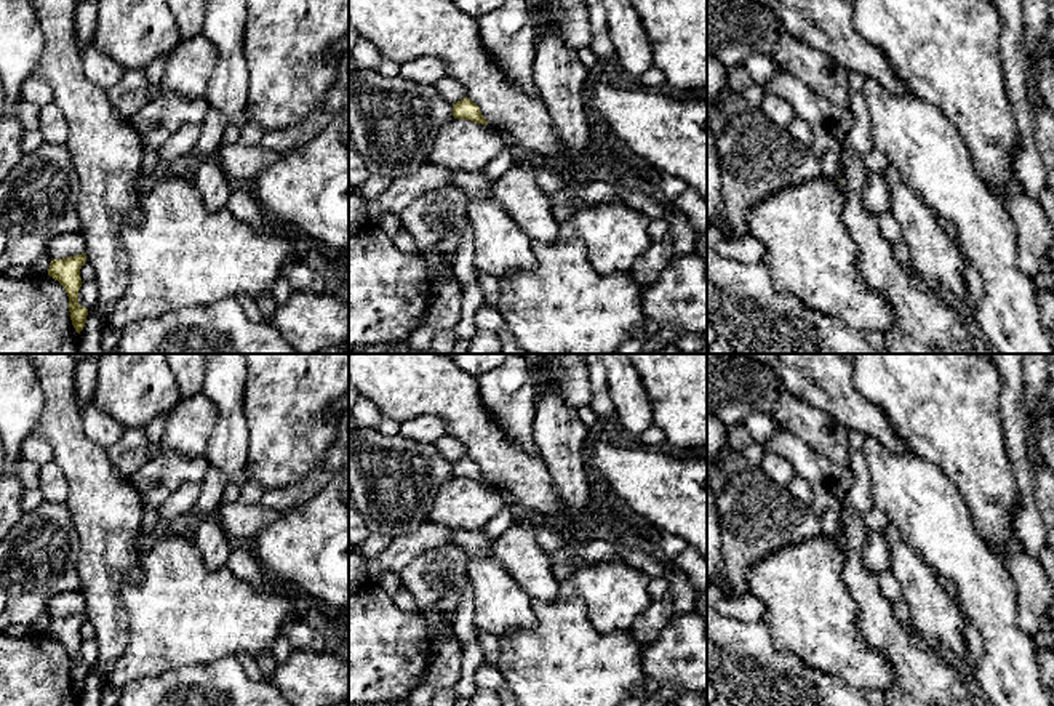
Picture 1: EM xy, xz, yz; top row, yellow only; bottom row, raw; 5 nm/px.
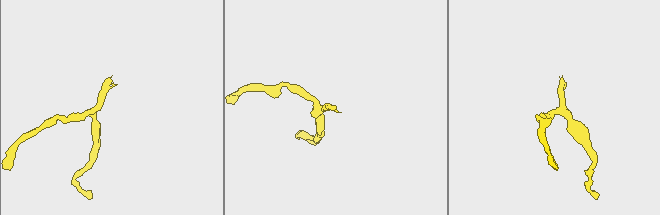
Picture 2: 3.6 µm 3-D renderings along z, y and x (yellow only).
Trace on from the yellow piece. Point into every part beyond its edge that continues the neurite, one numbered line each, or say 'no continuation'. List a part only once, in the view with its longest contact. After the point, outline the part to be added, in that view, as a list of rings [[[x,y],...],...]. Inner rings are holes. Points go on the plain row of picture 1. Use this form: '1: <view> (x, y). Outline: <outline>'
1: yz (830, 482). Outline: [[[777,426],[763,447],[785,458],[793,472],[811,485],[811,507],[822,523],[822,535],[840,543],[841,499],[854,483],[851,469],[828,459],[784,426]]]

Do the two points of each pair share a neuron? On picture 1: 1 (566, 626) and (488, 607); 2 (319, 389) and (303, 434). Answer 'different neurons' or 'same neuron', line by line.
1: different neurons
2: same neuron

